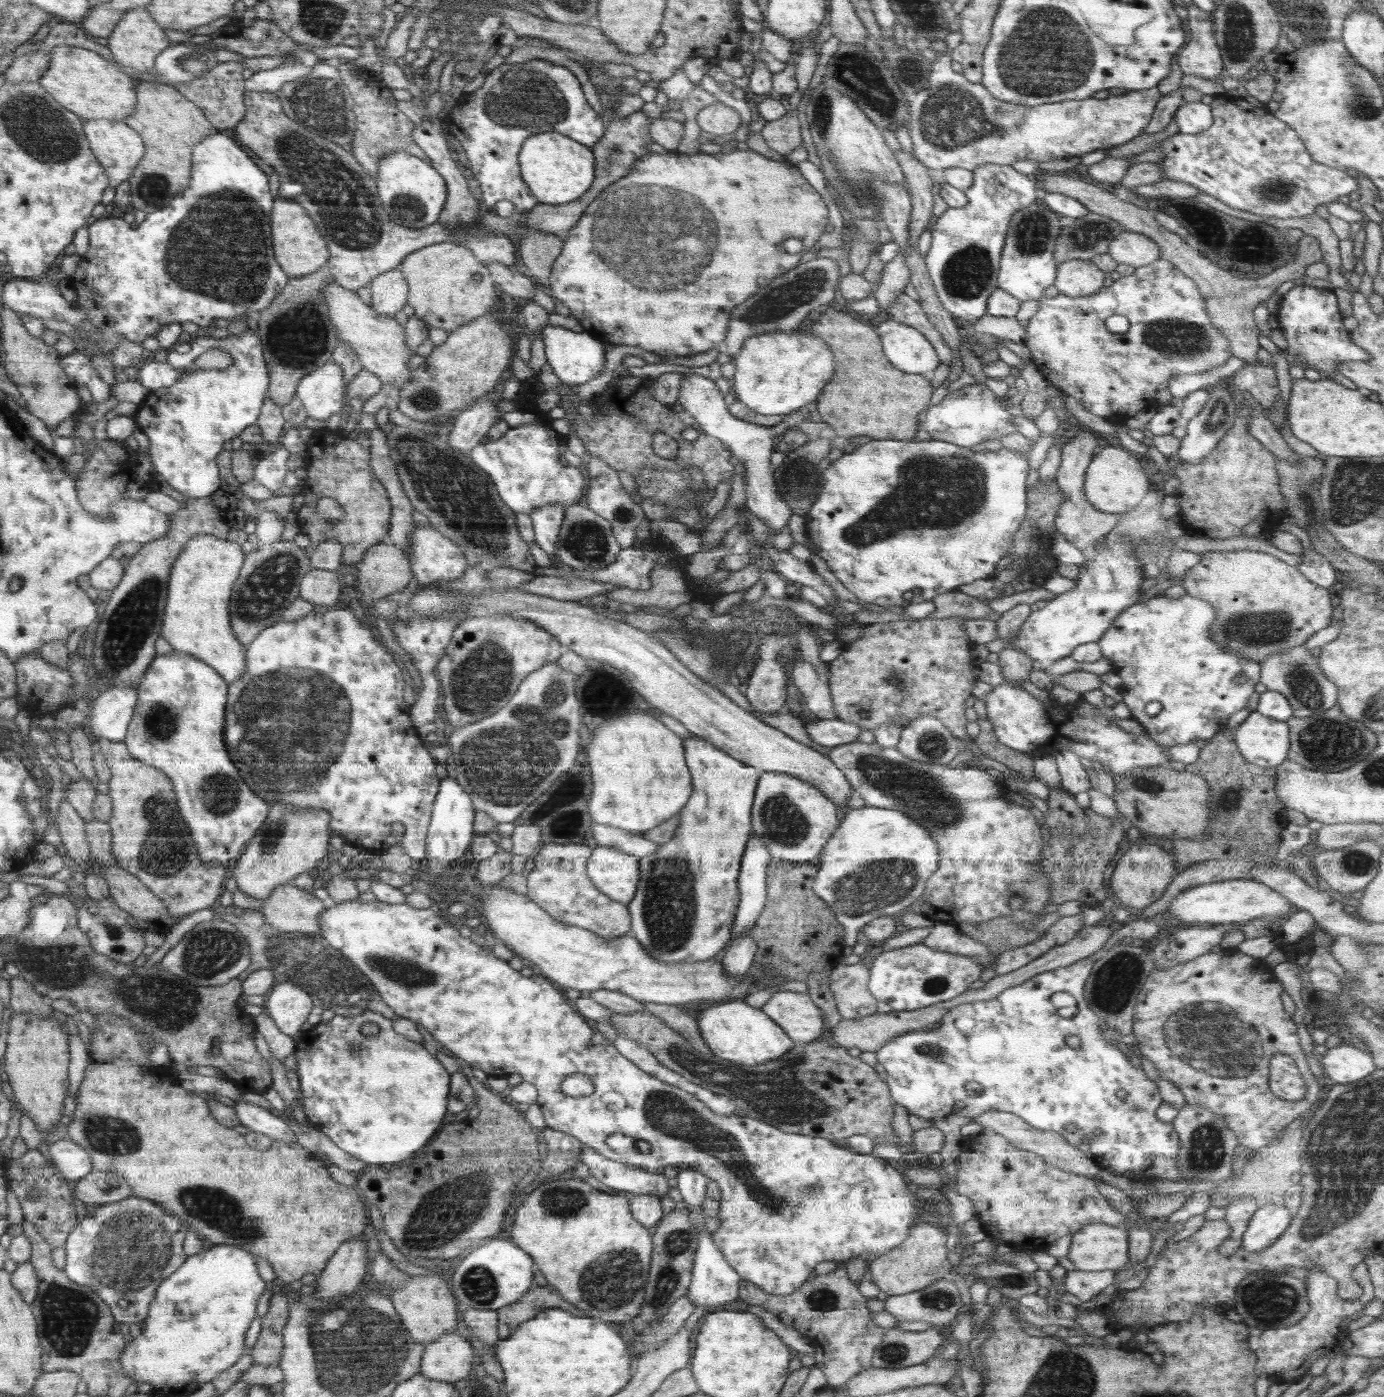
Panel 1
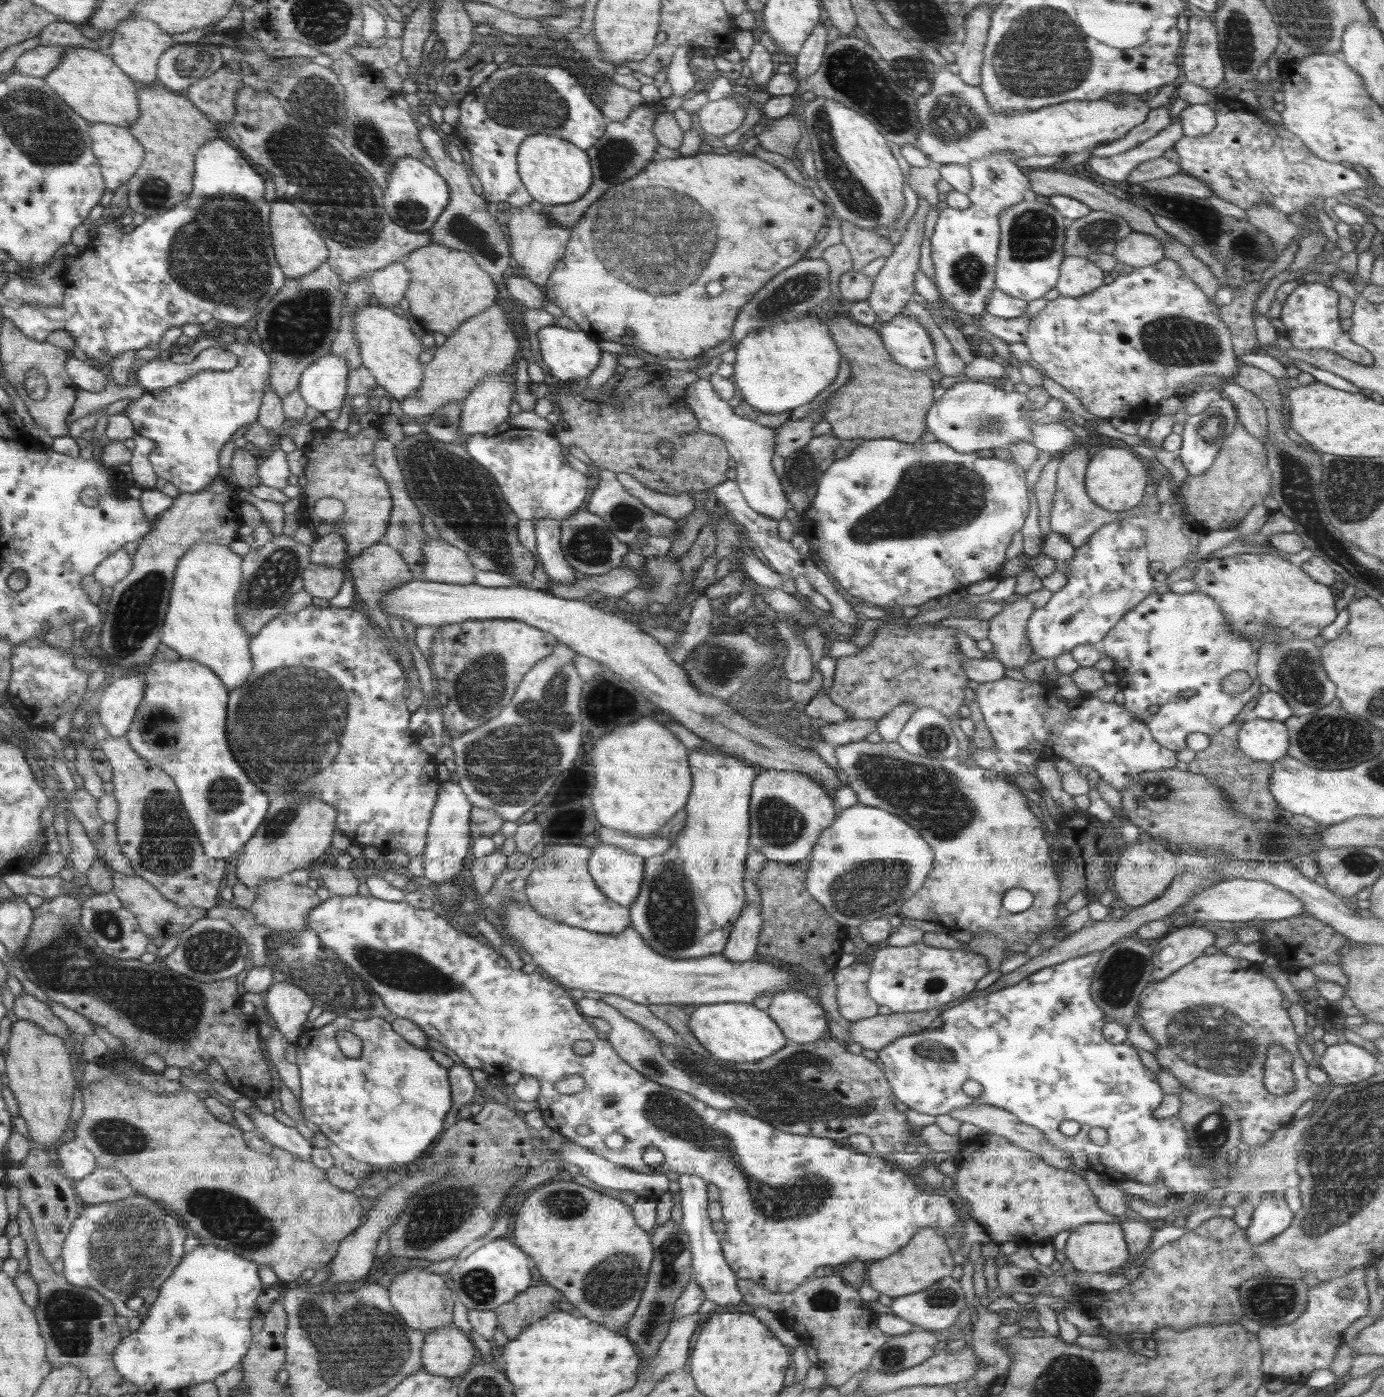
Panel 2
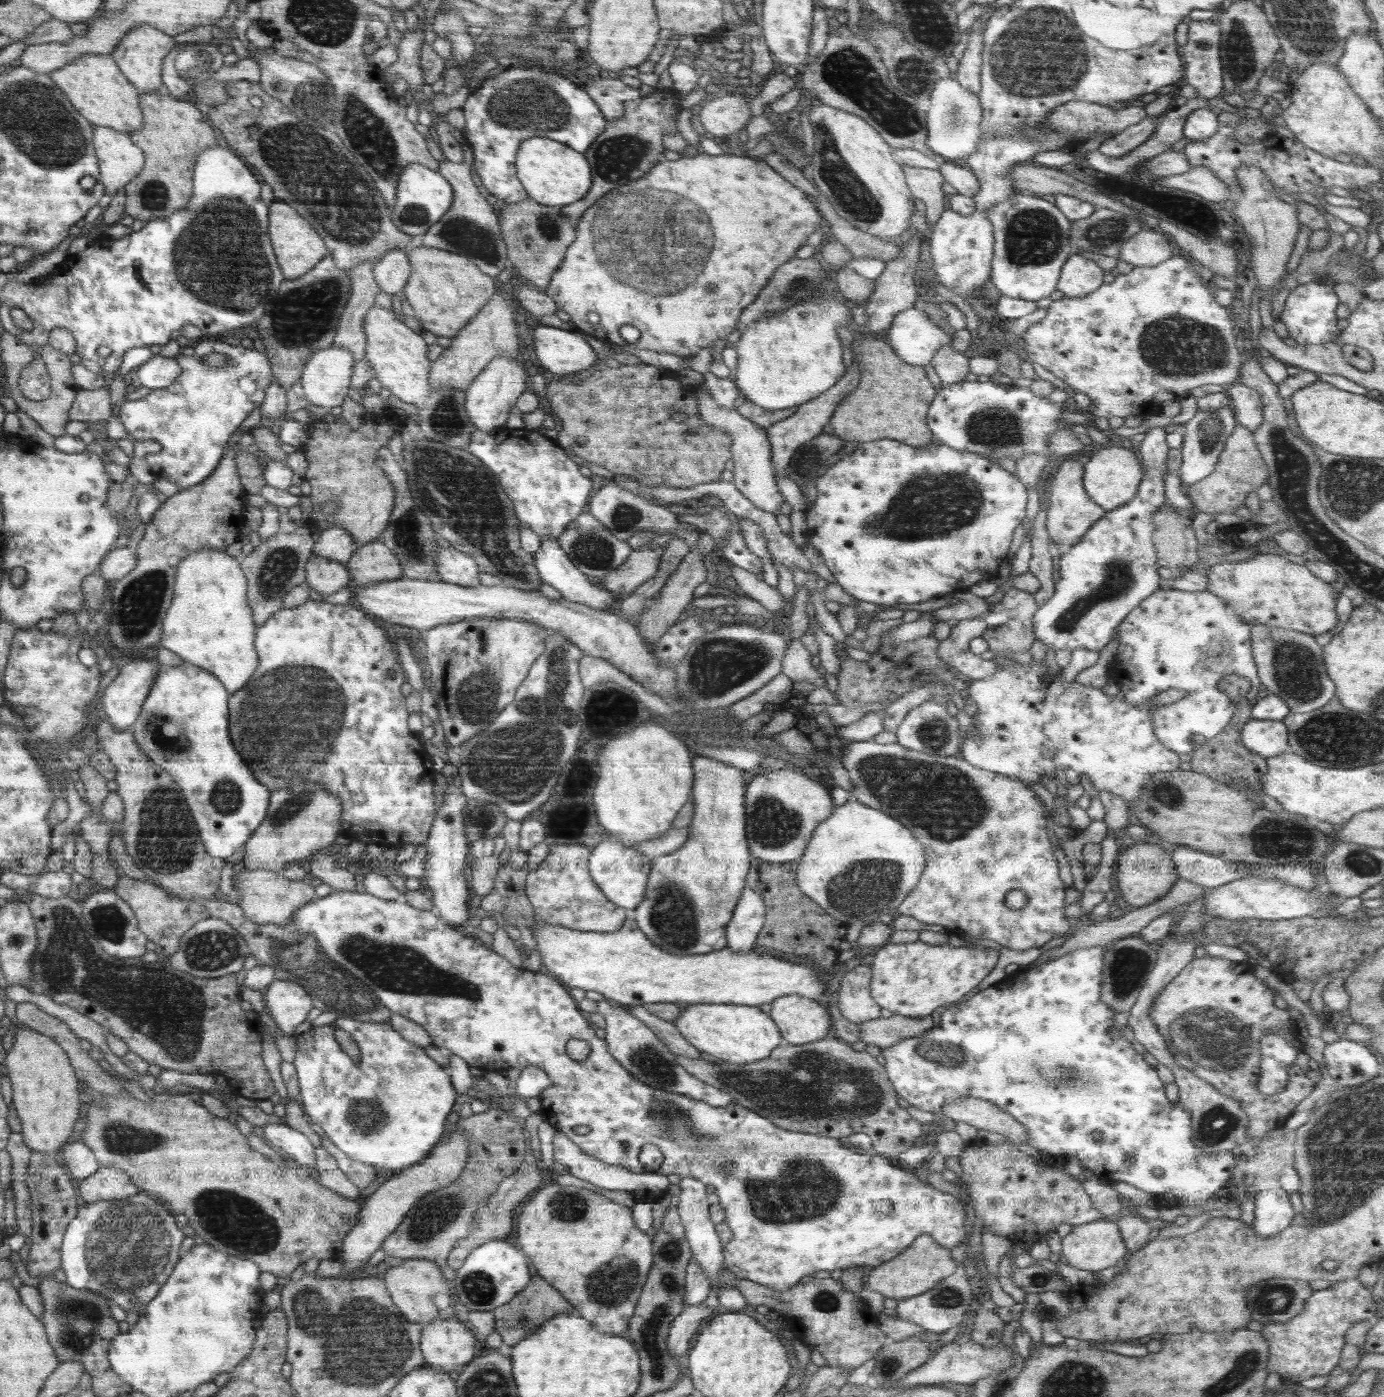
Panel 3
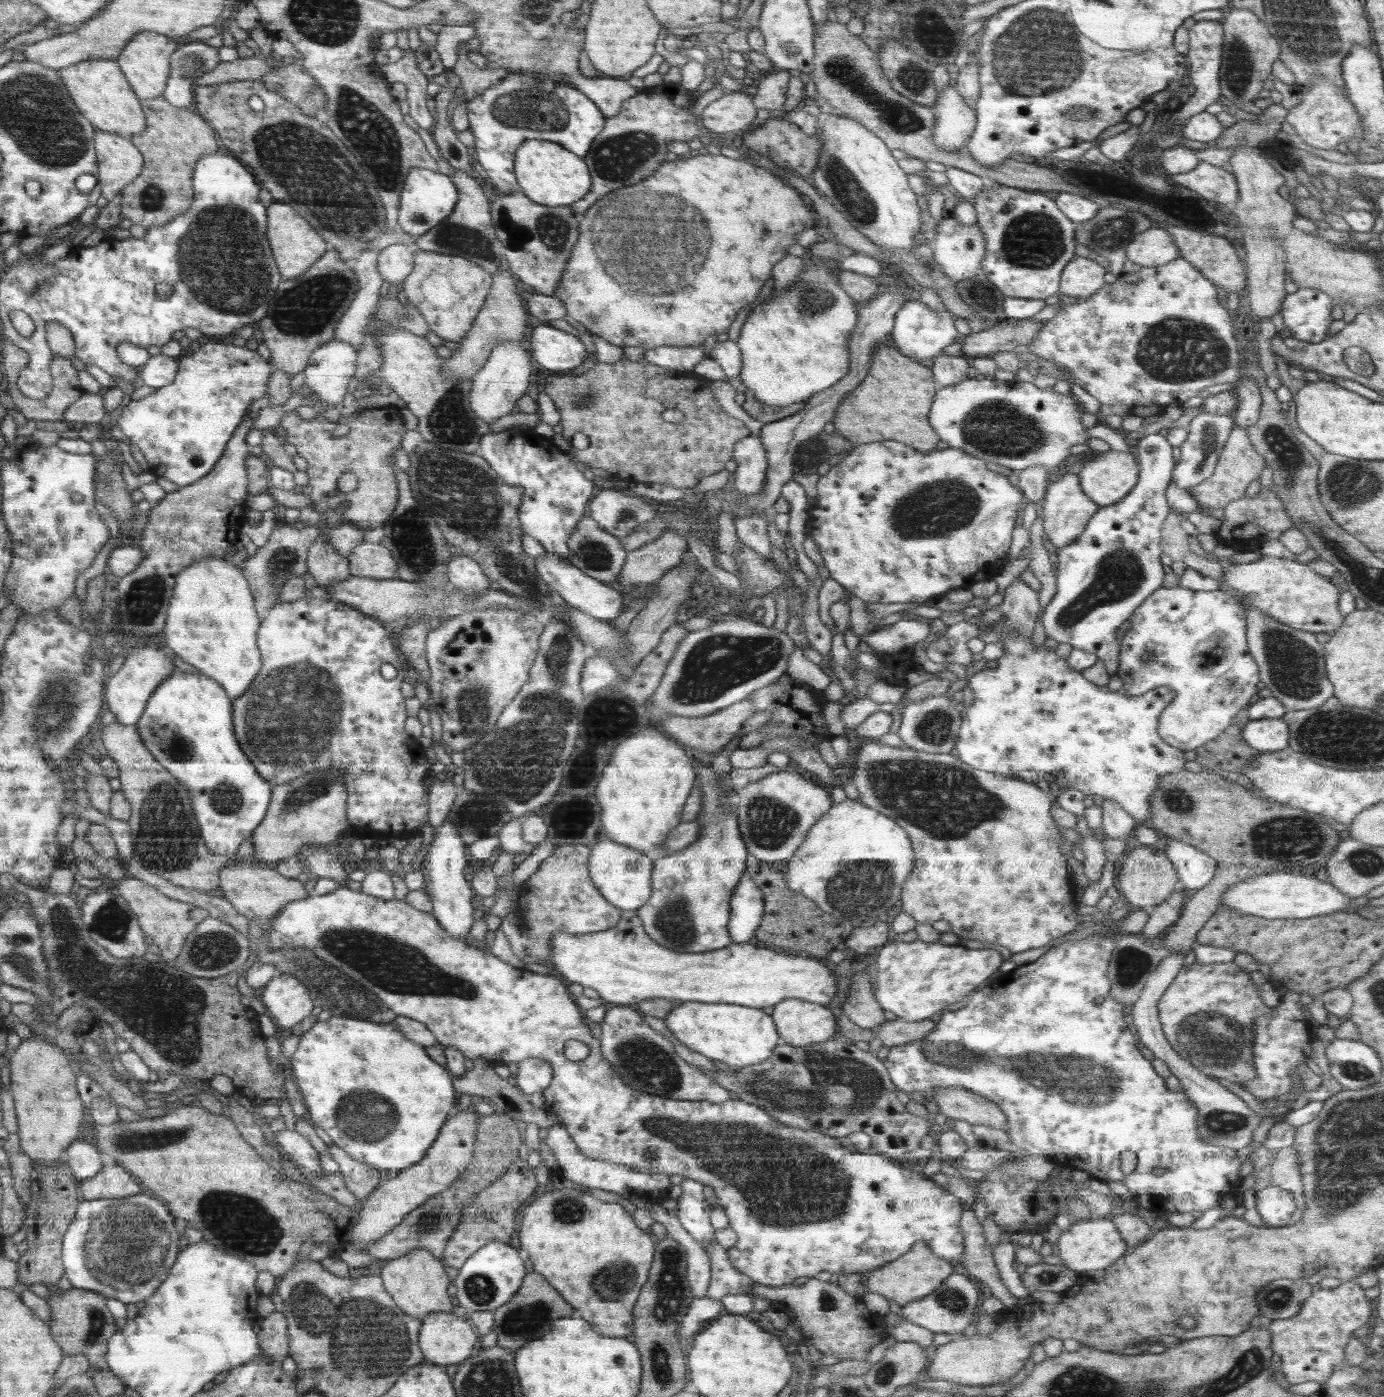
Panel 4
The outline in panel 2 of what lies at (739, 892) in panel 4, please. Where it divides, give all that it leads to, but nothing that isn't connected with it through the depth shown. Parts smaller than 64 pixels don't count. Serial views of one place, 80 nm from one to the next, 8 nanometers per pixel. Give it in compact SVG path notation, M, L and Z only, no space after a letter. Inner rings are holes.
M760 902L744 904L739 920L733 925L723 955L732 962L746 962L756 954L758 935L763 926Z

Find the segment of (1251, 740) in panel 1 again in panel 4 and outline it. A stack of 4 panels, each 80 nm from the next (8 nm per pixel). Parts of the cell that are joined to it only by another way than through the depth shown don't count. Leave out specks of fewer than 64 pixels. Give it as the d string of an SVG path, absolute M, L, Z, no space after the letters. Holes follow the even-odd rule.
M1282 718L1249 720L1242 737L1259 753L1276 753L1289 747L1289 727Z

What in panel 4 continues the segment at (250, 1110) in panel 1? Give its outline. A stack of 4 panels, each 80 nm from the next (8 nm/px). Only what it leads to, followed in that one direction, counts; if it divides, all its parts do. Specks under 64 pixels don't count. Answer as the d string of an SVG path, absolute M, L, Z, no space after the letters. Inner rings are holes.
M283 1129L274 1133L274 1140L301 1166L314 1172L322 1172L319 1152L305 1136L295 1130Z

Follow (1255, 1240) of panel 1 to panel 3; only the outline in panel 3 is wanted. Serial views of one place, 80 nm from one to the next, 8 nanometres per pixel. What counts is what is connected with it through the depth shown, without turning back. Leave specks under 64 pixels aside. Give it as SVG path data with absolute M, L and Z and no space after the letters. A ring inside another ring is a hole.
M1268 1189L1255 1194L1255 1218L1251 1226L1256 1234L1268 1237L1291 1226L1296 1215L1289 1196L1283 1189Z

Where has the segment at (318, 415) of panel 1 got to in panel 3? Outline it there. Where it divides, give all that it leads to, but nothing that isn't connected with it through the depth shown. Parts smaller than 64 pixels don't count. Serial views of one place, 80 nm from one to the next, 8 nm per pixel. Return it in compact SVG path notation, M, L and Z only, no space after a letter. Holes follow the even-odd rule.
M331 346L320 350L307 363L302 376L305 398L316 406L341 406L350 390L355 356L344 346Z

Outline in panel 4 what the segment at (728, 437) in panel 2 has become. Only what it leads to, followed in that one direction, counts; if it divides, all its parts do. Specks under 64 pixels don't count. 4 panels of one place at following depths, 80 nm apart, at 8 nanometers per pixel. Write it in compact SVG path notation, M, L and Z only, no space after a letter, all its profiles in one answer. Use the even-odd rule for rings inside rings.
M750 433L735 445L737 468L732 474L731 488L738 494L753 496L762 490L767 473L767 458L758 435Z

